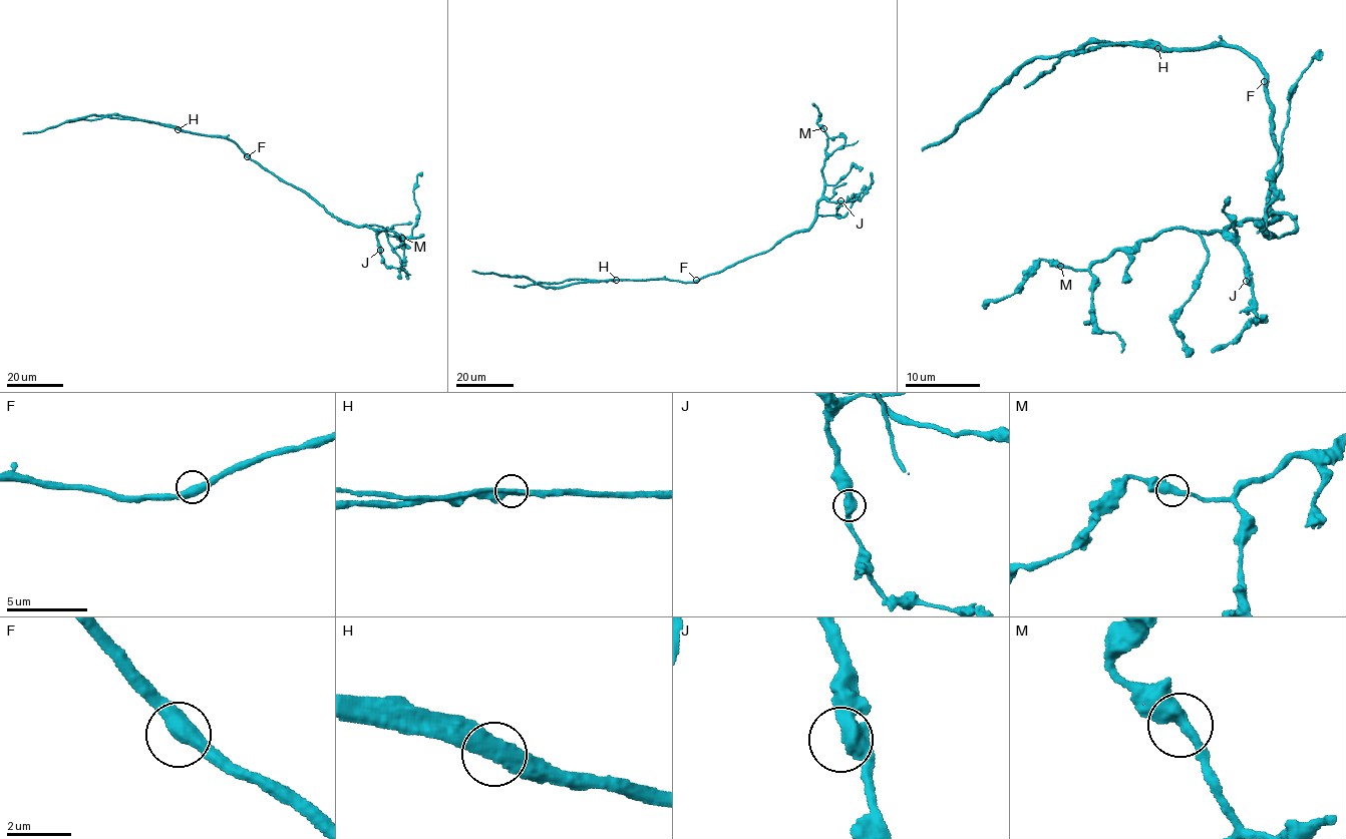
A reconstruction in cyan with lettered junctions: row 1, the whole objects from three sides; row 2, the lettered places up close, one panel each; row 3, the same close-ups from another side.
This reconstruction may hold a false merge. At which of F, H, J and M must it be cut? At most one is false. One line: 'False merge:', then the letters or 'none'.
False merge: H

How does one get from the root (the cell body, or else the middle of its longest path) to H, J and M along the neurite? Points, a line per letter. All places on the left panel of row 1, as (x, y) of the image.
H: (247, 156), (229, 139), (179, 129)
J: (247, 156), (301, 189), (334, 216), (357, 226), (367, 225), (375, 233), (380, 250)
M: (247, 156), (301, 189), (334, 216), (357, 226), (366, 225), (380, 230), (388, 227), (401, 241), (402, 238)

